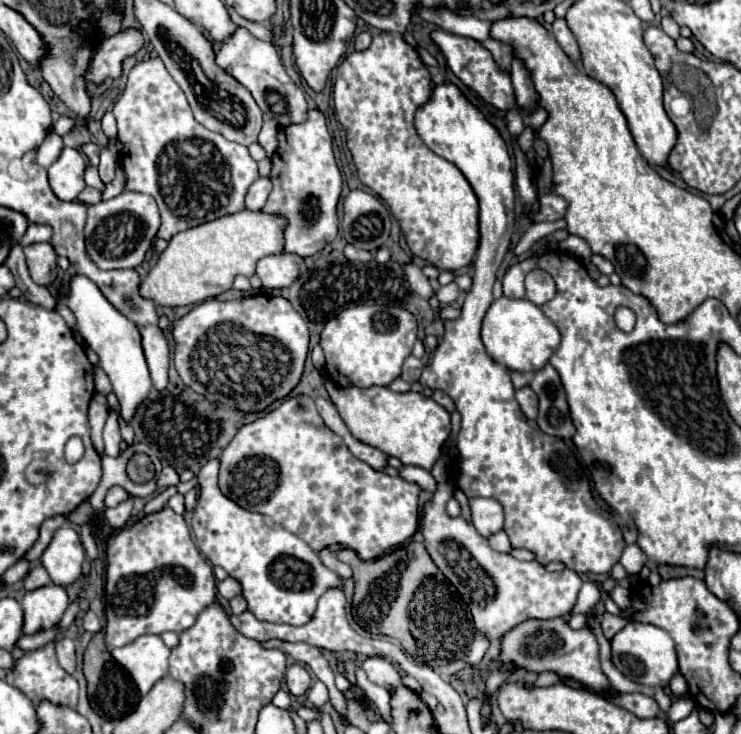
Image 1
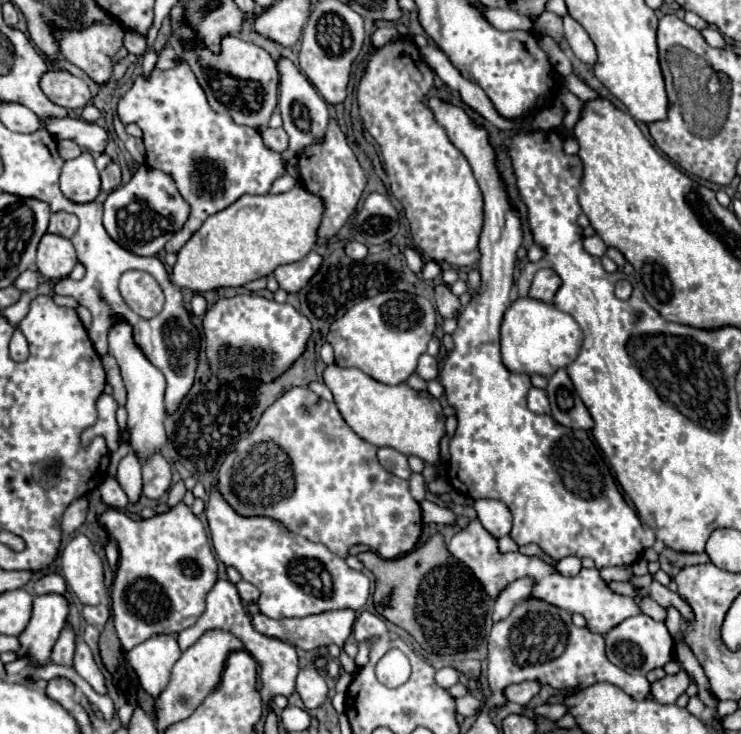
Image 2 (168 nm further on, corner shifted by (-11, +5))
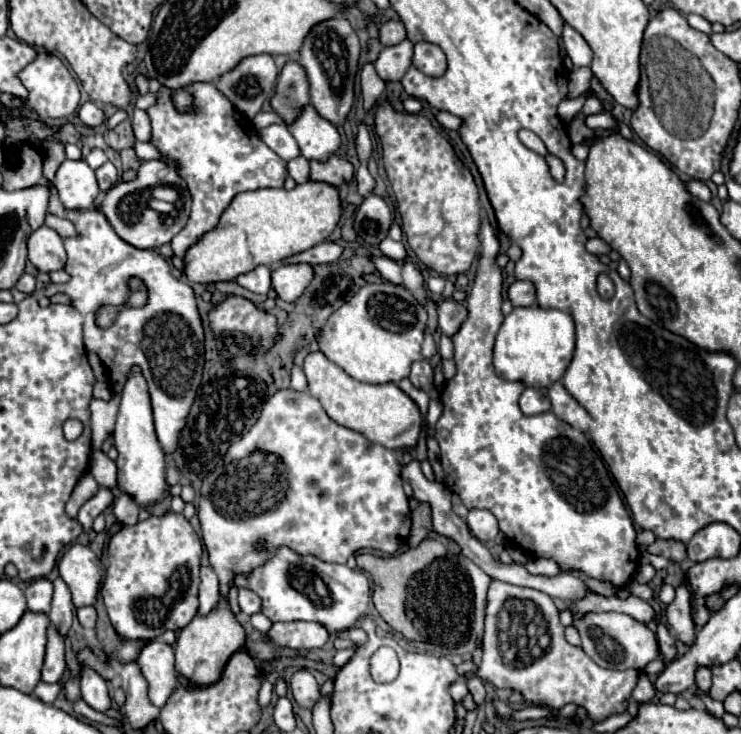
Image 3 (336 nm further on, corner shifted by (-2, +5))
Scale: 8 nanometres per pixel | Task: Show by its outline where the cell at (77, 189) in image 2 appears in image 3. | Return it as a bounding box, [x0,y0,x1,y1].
[53,161,99,209]

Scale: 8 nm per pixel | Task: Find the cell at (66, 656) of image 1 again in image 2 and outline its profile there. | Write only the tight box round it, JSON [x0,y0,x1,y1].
[74,641,106,693]

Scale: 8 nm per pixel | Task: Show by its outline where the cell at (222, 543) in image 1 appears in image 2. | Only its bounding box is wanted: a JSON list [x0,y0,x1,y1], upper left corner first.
[206,479,370,619]

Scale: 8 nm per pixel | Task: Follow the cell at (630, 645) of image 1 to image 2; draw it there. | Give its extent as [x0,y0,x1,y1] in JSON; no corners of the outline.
[606,615,674,675]

